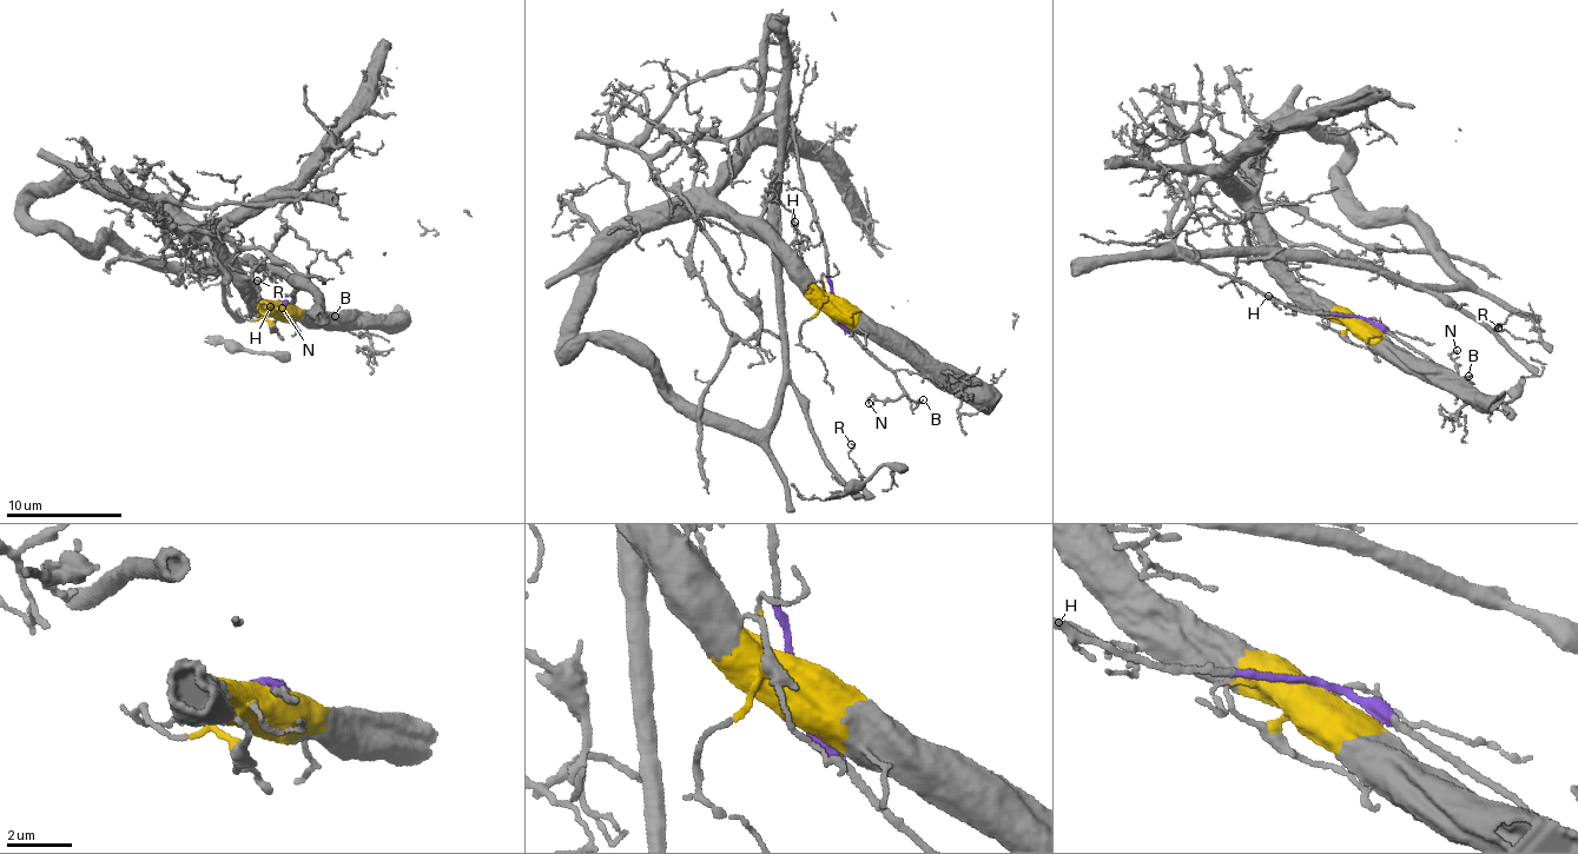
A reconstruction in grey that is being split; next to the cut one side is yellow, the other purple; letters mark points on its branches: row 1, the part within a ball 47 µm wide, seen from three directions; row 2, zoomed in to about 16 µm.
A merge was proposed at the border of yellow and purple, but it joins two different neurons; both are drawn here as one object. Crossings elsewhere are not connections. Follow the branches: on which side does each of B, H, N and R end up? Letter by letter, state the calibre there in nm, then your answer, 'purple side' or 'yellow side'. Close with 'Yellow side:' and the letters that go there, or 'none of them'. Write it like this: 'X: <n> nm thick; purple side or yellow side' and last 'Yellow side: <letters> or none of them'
B: 120 nm thick; purple side
H: 170 nm thick; yellow side
N: 140 nm thick; purple side
R: 120 nm thick; yellow side
Yellow side: H, R

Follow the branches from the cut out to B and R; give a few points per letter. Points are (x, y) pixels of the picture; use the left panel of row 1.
B: (278, 303), (278, 299), (321, 323), (336, 315)
R: (278, 303), (245, 278), (245, 255), (176, 270), (204, 286), (258, 279)

